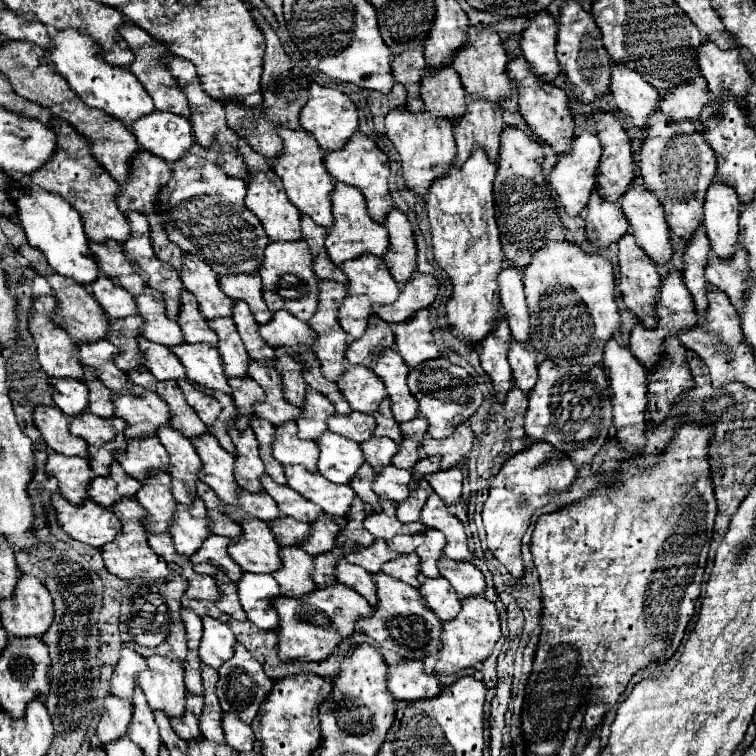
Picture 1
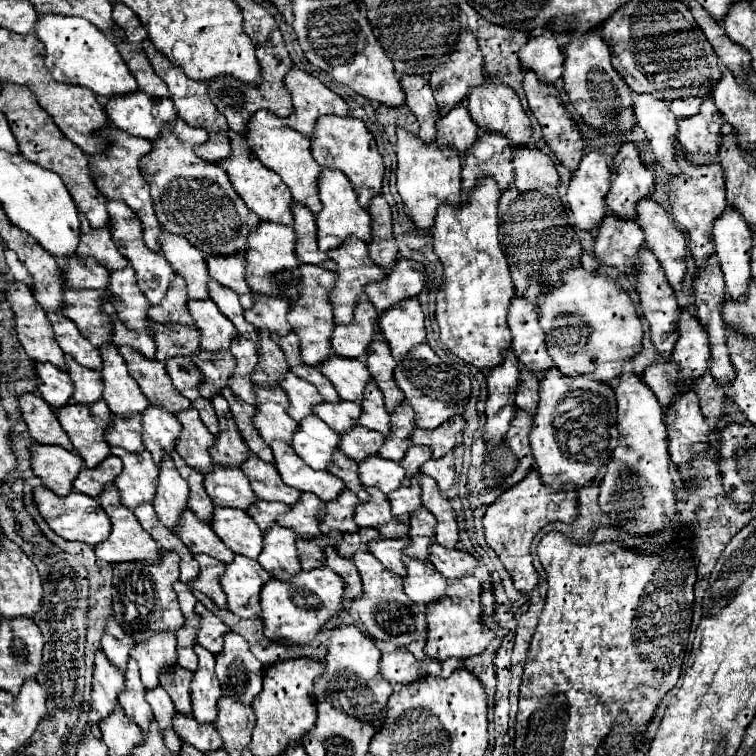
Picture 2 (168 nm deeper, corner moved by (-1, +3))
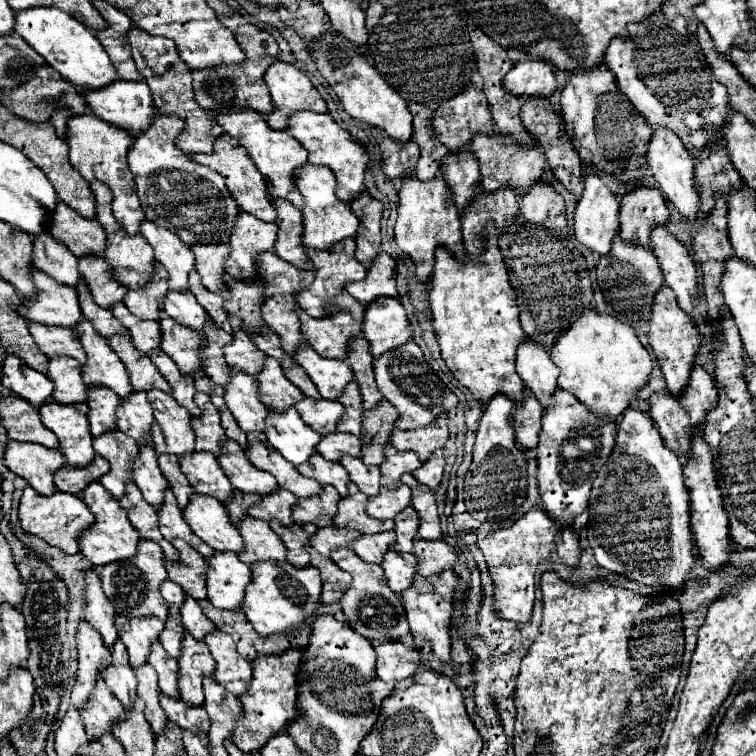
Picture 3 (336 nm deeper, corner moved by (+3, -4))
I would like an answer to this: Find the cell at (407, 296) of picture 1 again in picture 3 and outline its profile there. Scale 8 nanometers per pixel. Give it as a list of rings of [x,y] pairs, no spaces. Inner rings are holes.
[[[379,253],[367,269],[367,277],[363,281],[353,281],[345,285],[345,291],[353,295],[359,303],[367,305],[379,295],[399,297],[395,289],[395,261],[387,253]]]

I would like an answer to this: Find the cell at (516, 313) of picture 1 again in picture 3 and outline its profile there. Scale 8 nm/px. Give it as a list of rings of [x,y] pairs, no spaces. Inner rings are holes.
[[[531,339],[521,343],[517,351],[517,373],[543,407],[553,407],[553,391],[557,391],[559,369],[549,359],[549,351],[545,347]]]

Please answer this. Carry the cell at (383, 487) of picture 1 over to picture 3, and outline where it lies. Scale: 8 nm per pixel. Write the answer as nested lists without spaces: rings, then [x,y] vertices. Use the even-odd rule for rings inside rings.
[[[351,455],[341,457],[339,463],[347,469],[349,479],[359,487],[359,491],[363,491],[369,497],[379,493],[379,487],[381,487],[381,483],[379,483],[379,479],[381,479],[379,467],[369,467],[359,457],[351,457]]]

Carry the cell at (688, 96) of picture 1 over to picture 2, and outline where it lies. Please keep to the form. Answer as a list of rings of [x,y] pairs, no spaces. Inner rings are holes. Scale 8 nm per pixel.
[[[711,96],[703,98],[698,114],[677,122],[677,140],[693,164],[715,162],[723,136],[731,132],[733,126],[717,112]]]

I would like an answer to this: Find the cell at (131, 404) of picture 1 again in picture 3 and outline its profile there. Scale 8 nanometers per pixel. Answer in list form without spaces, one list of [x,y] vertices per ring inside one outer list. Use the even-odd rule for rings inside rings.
[[[81,319],[79,327],[73,329],[73,337],[79,339],[87,353],[87,361],[81,367],[85,385],[105,385],[113,389],[121,399],[131,395],[133,387],[129,383],[129,375],[119,361],[119,357],[109,349],[105,337],[99,337],[89,319]]]

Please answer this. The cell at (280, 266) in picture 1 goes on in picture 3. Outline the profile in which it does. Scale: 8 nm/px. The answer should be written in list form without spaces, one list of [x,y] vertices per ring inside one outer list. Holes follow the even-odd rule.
[[[241,211],[229,237],[229,257],[225,271],[237,279],[253,279],[257,285],[263,281],[255,273],[255,257],[263,251],[271,251],[277,239],[277,225]]]

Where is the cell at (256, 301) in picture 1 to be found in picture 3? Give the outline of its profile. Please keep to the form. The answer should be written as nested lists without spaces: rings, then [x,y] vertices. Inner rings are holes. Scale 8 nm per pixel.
[[[193,243],[189,247],[195,253],[195,267],[197,267],[197,273],[201,275],[203,285],[209,291],[221,295],[223,299],[229,299],[229,289],[221,281],[221,275],[225,273],[223,263],[229,255],[229,247],[223,245],[223,243],[217,243],[217,245]]]

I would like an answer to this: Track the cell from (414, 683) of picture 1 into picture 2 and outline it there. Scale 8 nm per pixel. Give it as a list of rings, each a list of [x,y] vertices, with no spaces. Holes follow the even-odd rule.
[[[401,648],[381,658],[381,676],[391,684],[411,684],[425,676],[441,676],[441,664],[435,660],[417,660],[409,650]]]

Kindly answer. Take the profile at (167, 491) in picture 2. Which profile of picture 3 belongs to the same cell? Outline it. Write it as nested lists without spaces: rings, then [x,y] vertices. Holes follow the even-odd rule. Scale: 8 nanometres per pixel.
[[[147,439],[139,447],[137,463],[133,463],[133,481],[141,489],[143,497],[155,509],[159,509],[169,485],[167,485],[167,479],[163,477],[159,465],[157,465],[157,451],[153,449],[151,441],[147,441]]]

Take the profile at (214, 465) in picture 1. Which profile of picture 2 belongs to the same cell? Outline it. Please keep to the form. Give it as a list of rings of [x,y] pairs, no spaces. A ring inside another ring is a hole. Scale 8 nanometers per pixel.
[[[191,408],[189,412],[177,414],[177,420],[183,424],[183,432],[177,440],[175,450],[193,470],[209,474],[213,470],[209,448],[213,448],[215,436],[205,428],[195,408]]]

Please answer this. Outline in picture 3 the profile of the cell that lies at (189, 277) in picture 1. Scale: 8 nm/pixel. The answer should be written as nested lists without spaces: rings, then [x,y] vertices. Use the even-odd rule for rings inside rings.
[[[147,219],[141,221],[139,231],[153,247],[155,261],[167,269],[169,289],[185,289],[187,275],[195,267],[193,251],[175,233],[171,233],[165,227],[159,227],[155,223],[149,223]]]

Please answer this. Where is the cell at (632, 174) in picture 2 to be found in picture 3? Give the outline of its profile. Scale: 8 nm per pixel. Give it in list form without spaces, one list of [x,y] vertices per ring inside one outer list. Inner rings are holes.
[[[637,187],[621,199],[619,237],[629,243],[649,245],[651,229],[669,223],[669,209],[657,189]]]

